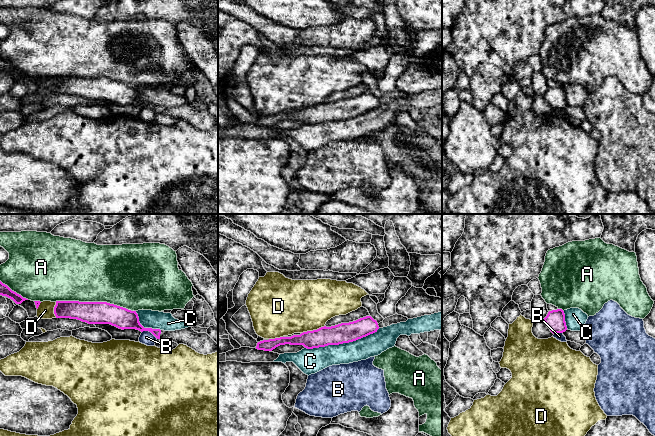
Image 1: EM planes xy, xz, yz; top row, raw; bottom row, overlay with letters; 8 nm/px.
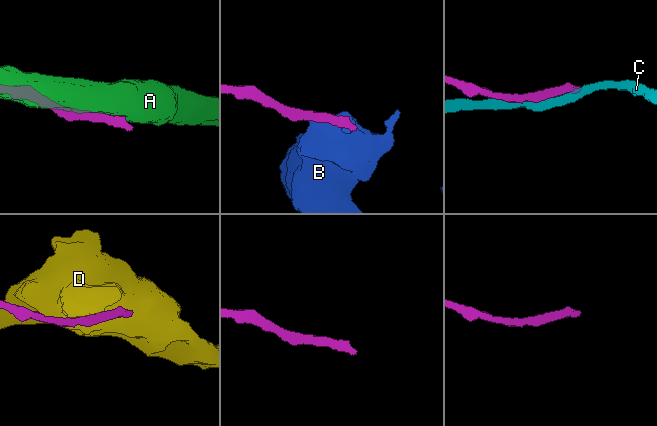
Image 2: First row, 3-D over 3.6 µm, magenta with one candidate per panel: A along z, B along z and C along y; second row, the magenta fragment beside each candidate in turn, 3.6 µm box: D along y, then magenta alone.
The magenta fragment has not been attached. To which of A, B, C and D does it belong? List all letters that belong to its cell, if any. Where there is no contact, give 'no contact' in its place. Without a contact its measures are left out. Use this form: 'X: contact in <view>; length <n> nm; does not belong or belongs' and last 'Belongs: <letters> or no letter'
A: contact in xy; length 650 nm; does not belong
B: contact in xy; length 140 nm; does not belong
C: contact in xz; length 600 nm; does not belong
D: contact in xz; length 200 nm; does not belong
Belongs: no letter

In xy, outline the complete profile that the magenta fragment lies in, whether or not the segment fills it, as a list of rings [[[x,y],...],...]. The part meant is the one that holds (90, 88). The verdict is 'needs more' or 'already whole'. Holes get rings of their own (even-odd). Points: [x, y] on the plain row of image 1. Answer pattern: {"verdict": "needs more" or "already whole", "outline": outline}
{"verdict": "needs more", "outline": [[[56,77],[54,90],[56,94],[77,95],[88,100],[110,100],[122,106],[149,107],[157,115],[187,121],[204,131],[218,127],[218,120],[207,109],[195,108],[192,103],[175,107],[144,104],[136,87],[107,78]]]}

